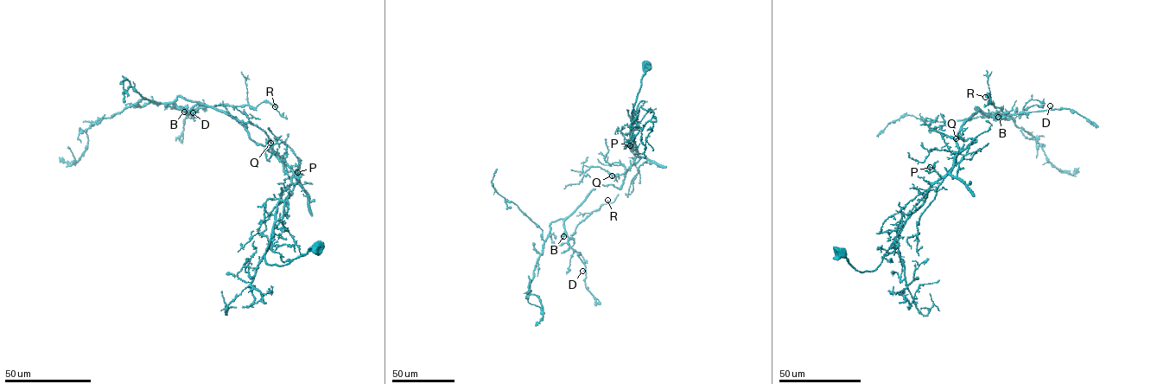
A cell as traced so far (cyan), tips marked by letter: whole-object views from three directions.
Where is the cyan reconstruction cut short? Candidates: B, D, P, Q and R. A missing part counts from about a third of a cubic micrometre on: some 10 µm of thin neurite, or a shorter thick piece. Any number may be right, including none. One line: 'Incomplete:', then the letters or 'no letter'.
Incomplete: no letter

